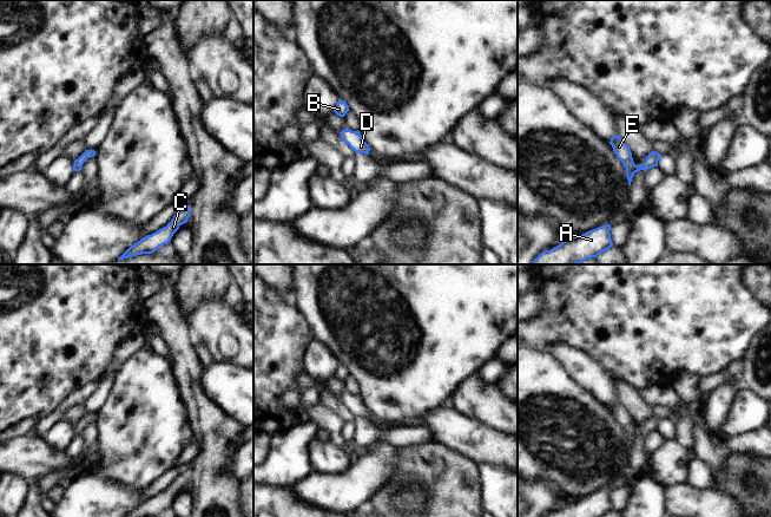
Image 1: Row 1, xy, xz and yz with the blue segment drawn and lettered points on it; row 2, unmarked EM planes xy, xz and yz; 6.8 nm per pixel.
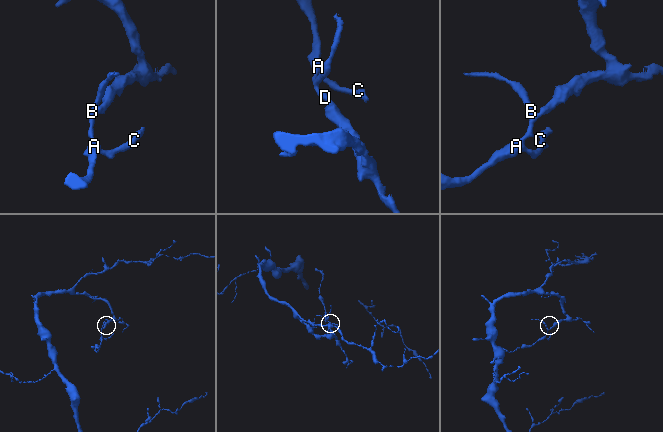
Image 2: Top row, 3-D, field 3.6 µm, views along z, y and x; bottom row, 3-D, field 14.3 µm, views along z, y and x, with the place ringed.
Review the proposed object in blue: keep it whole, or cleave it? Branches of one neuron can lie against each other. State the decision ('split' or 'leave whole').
leave whole

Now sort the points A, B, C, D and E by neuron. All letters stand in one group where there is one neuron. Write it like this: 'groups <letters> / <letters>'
groups A B C D E

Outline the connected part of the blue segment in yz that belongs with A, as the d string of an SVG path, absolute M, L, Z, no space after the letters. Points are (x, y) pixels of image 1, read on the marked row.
M605 224L580 236L567 237L551 250L542 251L532 264L578 264L613 247L611 225Z

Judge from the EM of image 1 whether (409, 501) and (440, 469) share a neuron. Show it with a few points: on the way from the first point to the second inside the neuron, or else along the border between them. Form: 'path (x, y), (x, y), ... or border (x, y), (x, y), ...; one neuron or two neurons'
path (417, 492), (432, 477); one neuron

